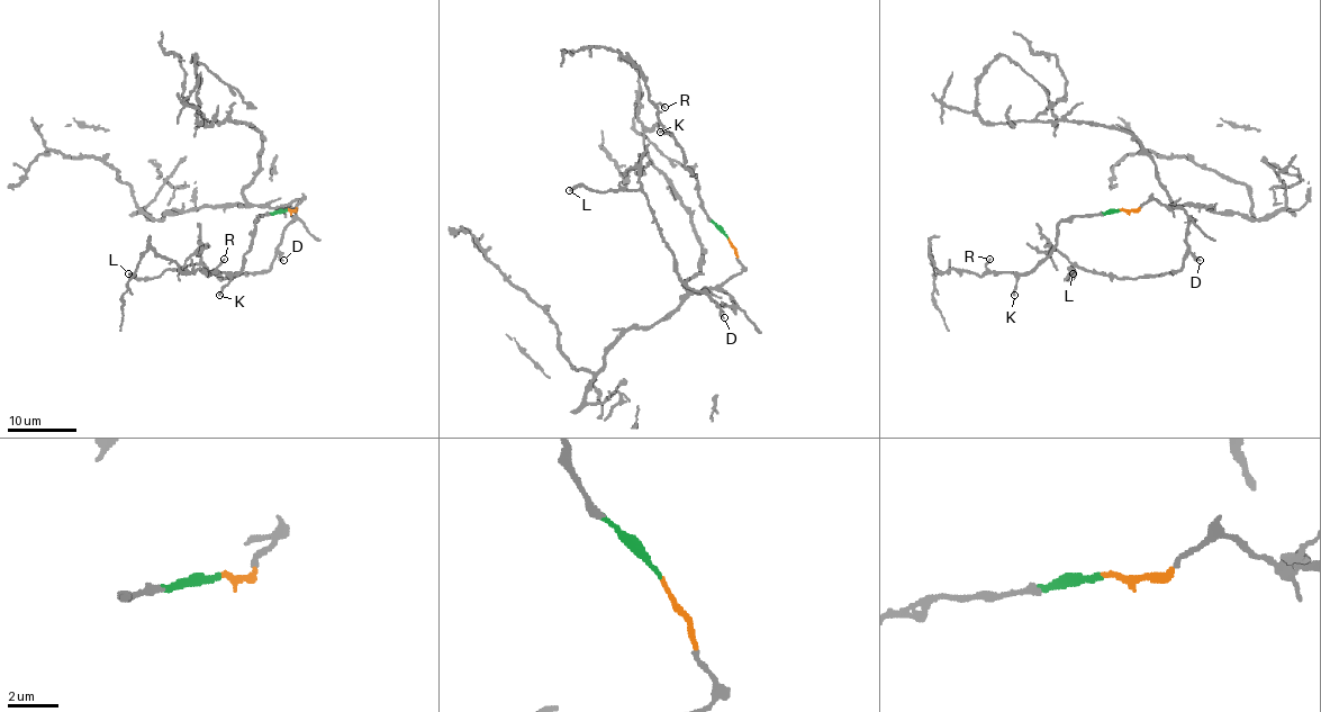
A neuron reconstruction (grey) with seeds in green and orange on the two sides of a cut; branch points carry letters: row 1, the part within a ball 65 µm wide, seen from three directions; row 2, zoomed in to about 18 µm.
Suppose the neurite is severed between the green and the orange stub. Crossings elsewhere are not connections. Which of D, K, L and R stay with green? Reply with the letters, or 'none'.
K, R

